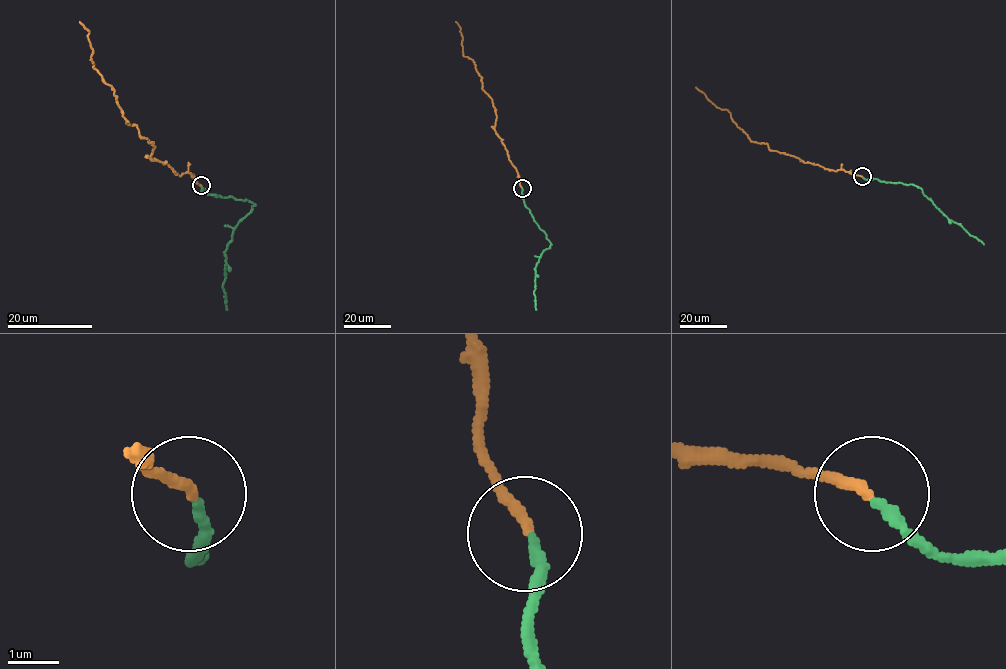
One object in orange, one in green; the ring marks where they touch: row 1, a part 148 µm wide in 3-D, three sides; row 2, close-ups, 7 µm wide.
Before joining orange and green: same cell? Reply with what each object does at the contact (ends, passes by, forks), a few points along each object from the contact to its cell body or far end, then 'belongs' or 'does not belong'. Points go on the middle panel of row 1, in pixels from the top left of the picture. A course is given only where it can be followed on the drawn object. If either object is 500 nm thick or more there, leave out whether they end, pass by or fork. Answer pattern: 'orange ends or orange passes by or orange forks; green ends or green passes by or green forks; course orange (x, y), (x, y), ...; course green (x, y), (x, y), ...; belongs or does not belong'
orange ends; green ends; course orange (522, 188), (516, 168), (495, 132), (492, 99), (482, 89), (474, 62), (463, 55), (461, 27), (455, 22); course green (522, 188), (525, 205), (550, 242), (535, 269), (536, 309); does not belong

